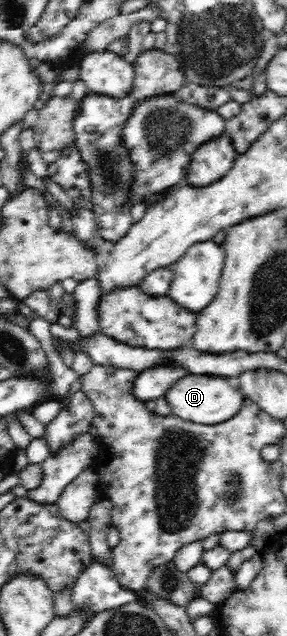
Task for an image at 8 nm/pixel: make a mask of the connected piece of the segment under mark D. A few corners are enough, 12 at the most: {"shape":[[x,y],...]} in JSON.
{"shape":[[178,378],[163,396],[183,421],[217,425],[245,397],[231,378]]}

